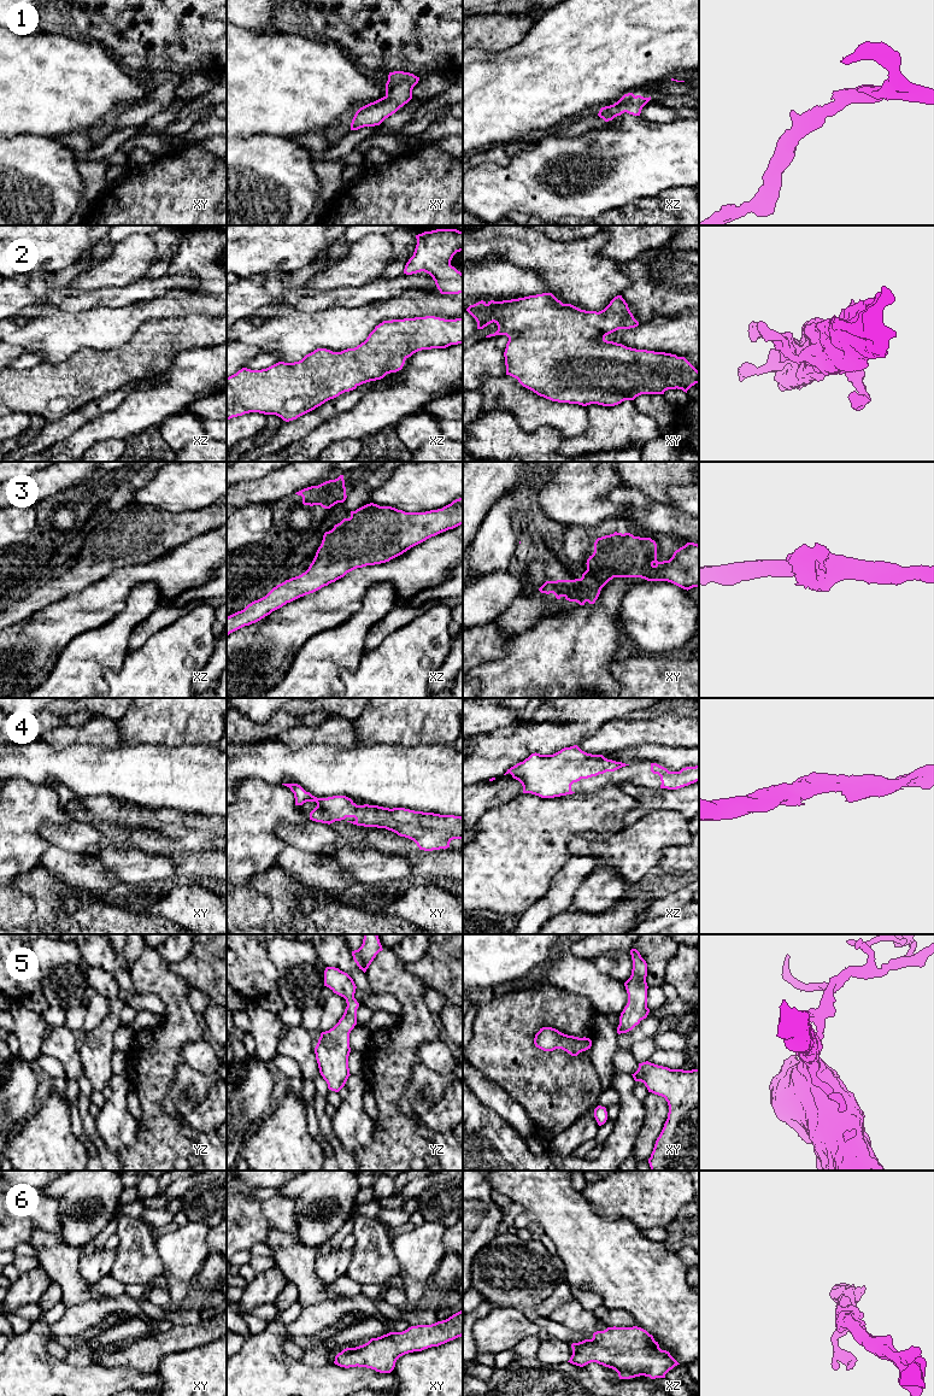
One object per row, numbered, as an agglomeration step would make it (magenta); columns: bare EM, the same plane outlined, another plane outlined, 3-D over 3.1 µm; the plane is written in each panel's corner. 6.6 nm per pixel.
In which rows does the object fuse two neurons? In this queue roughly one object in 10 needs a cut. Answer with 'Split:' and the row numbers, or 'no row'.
Split: no row

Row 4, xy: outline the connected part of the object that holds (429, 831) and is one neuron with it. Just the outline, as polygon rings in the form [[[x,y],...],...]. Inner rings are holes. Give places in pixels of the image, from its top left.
[[[282,784],[294,793],[295,805],[316,802],[310,820],[322,823],[347,821],[357,826],[386,828],[400,837],[413,840],[419,850],[433,851],[450,847],[453,839],[463,839],[463,817],[415,811],[405,808],[383,808],[378,805],[357,805],[346,796],[317,798],[298,784]]]

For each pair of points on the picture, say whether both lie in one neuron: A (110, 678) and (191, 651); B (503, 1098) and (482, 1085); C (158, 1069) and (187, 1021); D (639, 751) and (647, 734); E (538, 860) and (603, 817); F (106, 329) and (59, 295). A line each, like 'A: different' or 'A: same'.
A: same
B: same
C: same
D: different
E: same
F: different

